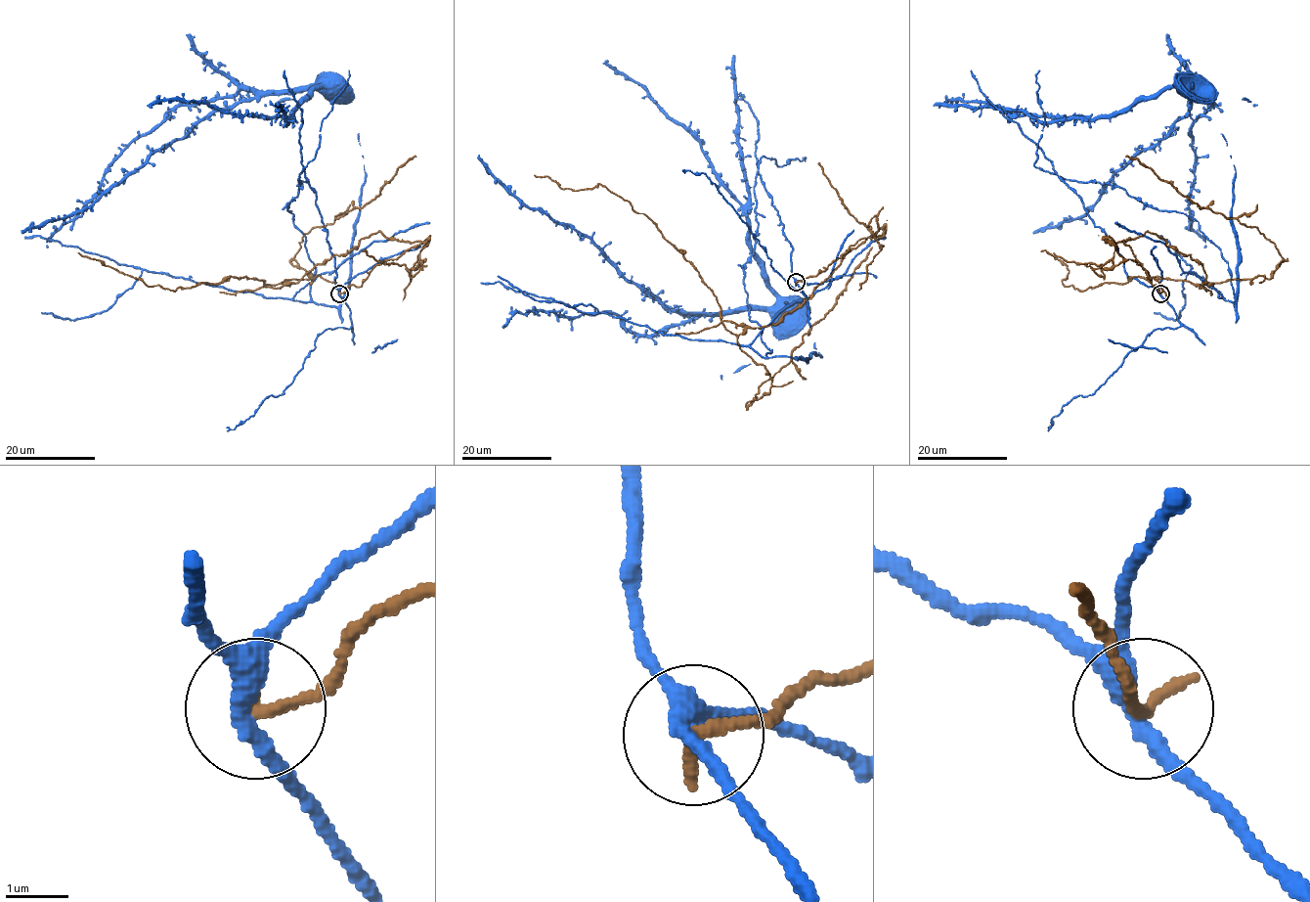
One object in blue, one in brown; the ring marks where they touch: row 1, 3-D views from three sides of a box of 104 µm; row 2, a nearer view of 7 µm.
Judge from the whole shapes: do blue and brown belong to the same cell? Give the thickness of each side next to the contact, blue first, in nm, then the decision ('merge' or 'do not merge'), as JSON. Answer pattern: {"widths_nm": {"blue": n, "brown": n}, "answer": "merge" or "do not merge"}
{"widths_nm": {"blue": 280, "brown": 240}, "answer": "do not merge"}

